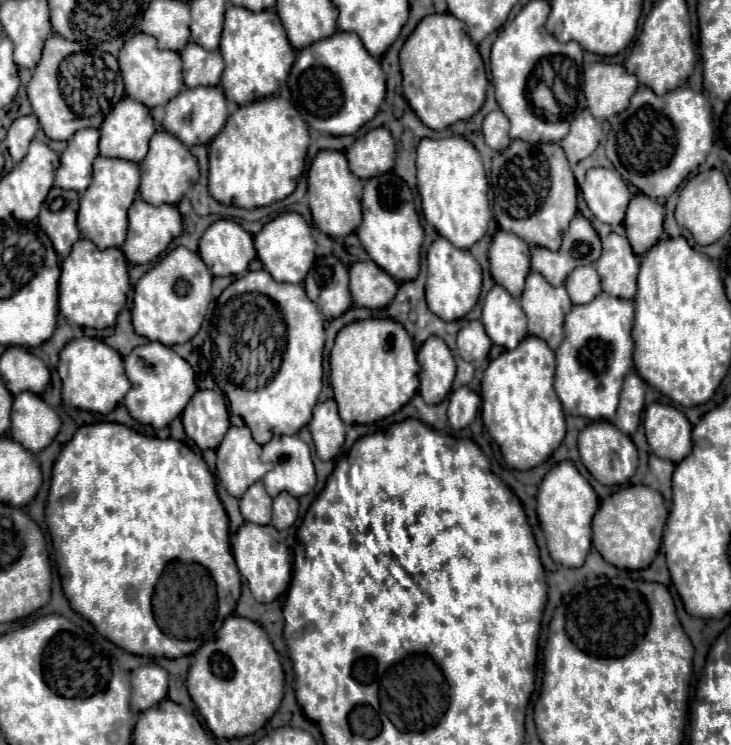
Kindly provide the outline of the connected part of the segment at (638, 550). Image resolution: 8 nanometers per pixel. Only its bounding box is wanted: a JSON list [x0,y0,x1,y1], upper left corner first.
[592,485,668,569]

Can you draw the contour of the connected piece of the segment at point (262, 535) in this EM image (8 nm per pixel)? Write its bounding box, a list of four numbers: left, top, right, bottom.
[231,523,292,603]

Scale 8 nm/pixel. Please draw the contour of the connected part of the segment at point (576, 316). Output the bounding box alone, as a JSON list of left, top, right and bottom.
[554,293,634,419]

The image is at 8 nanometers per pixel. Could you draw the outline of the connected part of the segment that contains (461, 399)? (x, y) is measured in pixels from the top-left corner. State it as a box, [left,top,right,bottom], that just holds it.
[448,387,480,429]

